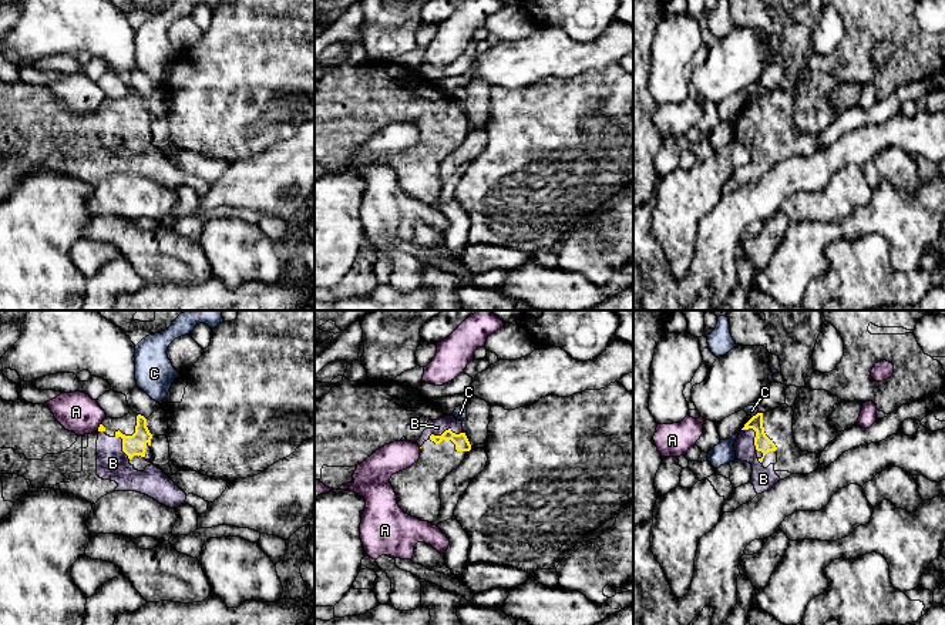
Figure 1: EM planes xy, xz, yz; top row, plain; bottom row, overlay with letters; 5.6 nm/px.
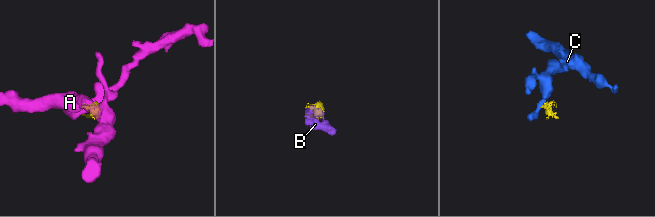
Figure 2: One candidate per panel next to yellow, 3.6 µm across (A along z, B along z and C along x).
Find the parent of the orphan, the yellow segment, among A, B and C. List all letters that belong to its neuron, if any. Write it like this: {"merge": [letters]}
{"merge": ["B"]}

